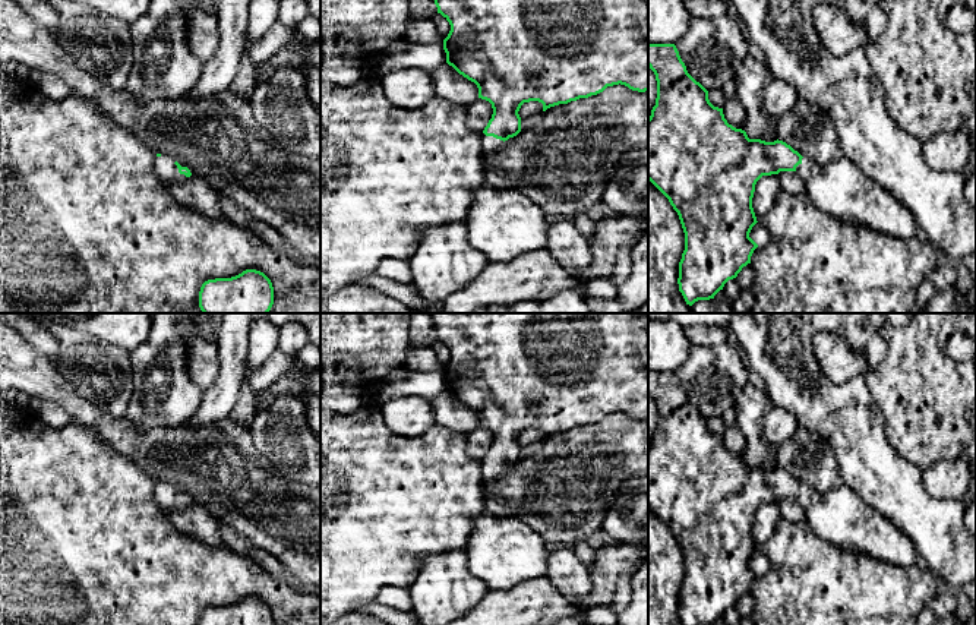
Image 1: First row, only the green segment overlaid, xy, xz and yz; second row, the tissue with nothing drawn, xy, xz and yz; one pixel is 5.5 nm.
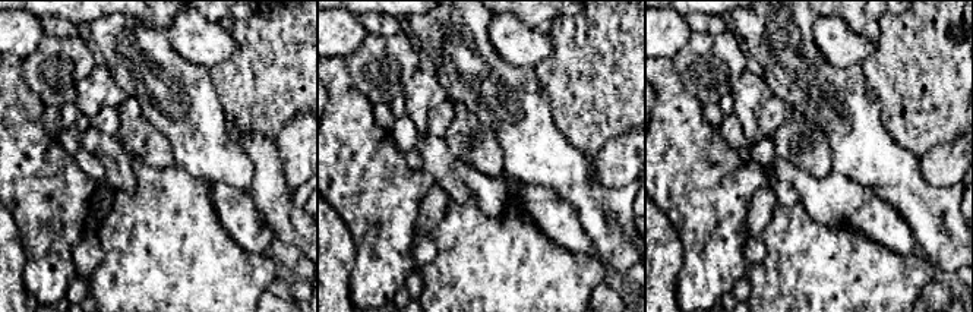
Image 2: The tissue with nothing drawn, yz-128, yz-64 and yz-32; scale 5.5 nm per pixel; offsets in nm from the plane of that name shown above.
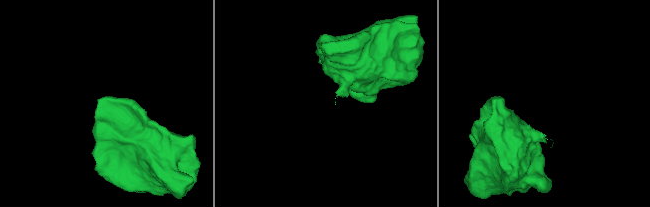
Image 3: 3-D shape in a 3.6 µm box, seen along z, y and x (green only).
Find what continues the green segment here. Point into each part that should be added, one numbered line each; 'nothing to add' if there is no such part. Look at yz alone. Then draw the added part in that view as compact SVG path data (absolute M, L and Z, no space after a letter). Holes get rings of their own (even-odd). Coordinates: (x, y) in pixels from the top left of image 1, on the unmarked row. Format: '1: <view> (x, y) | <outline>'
1: yz (839, 515) | M803 484L796 502L803 508L806 524L821 539L896 566L916 564L913 542L847 486L819 493Z

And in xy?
1: xy (166, 498) | M161 483L154 487L154 499L157 508L167 517L174 509L181 509L186 504L179 501L177 493L174 492L176 487L168 483Z

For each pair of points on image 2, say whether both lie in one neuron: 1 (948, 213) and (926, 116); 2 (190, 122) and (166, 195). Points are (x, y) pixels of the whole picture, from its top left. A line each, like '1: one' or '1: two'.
1: two
2: two

